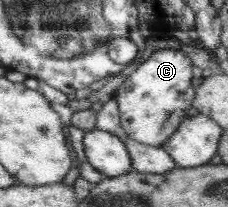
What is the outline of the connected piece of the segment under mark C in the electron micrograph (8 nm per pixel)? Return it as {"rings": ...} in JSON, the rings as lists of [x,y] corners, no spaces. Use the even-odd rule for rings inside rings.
{"rings":[[[158,50],[141,64],[116,91],[116,97],[120,102],[121,122],[128,136],[141,140],[146,145],[164,146],[170,137],[177,133],[178,126],[184,121],[186,109],[190,109],[190,103],[196,99],[190,81],[192,81],[192,65],[182,50]]]}

